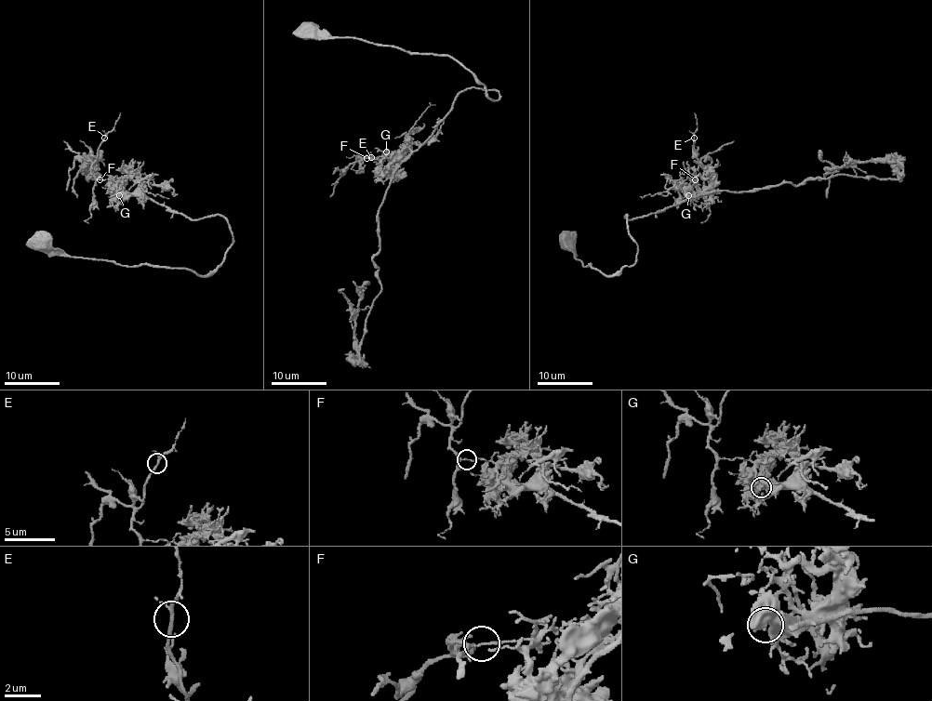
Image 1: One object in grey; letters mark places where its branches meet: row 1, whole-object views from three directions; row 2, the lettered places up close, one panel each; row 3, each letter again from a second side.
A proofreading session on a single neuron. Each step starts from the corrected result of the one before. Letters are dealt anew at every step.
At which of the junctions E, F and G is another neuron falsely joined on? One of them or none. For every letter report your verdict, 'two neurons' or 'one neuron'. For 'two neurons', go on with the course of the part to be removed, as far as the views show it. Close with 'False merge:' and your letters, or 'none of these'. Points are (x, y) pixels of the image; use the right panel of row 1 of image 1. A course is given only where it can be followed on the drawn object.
E: one neuron
F: two neurons | (696, 180), (698, 164), (693, 142), (697, 129), (694, 112)
G: one neuron
False merge: F

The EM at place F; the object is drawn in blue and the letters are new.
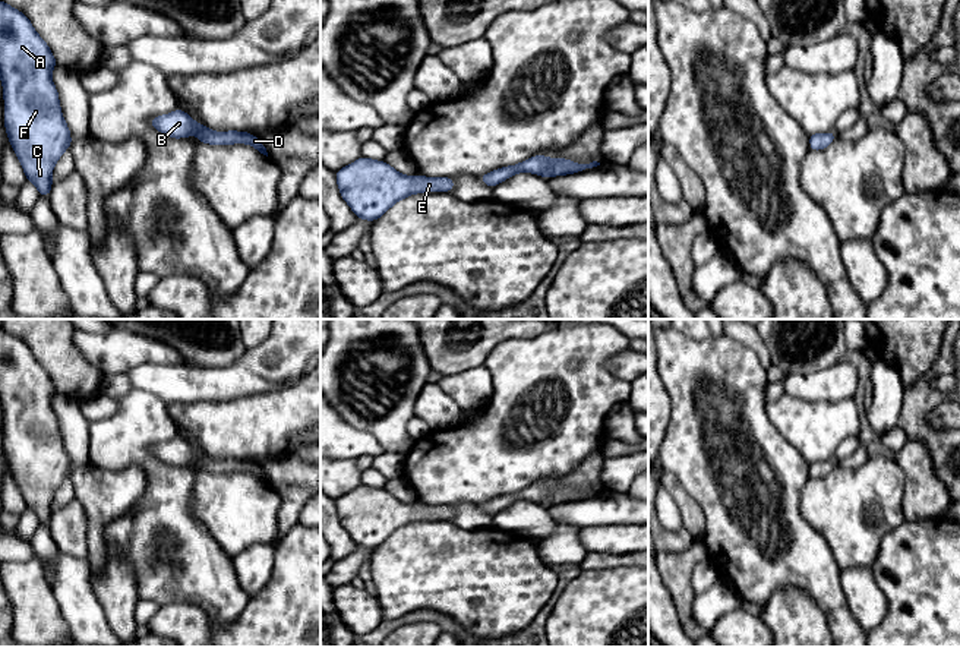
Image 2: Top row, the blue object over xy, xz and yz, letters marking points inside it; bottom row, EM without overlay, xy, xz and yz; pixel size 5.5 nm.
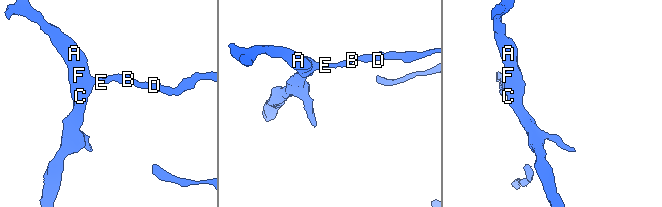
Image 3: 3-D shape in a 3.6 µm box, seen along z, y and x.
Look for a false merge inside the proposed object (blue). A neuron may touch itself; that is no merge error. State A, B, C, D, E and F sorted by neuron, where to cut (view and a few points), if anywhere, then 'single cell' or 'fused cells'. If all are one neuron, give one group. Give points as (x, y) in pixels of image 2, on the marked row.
A B C E F / D | xy (218, 132), (218, 136), (208, 142) | fused cells

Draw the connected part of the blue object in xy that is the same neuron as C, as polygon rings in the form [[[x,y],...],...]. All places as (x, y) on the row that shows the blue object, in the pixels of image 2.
[[[0,0],[4,126],[26,180],[37,186],[40,196],[50,195],[53,168],[72,143],[51,79],[56,64],[29,19]]]

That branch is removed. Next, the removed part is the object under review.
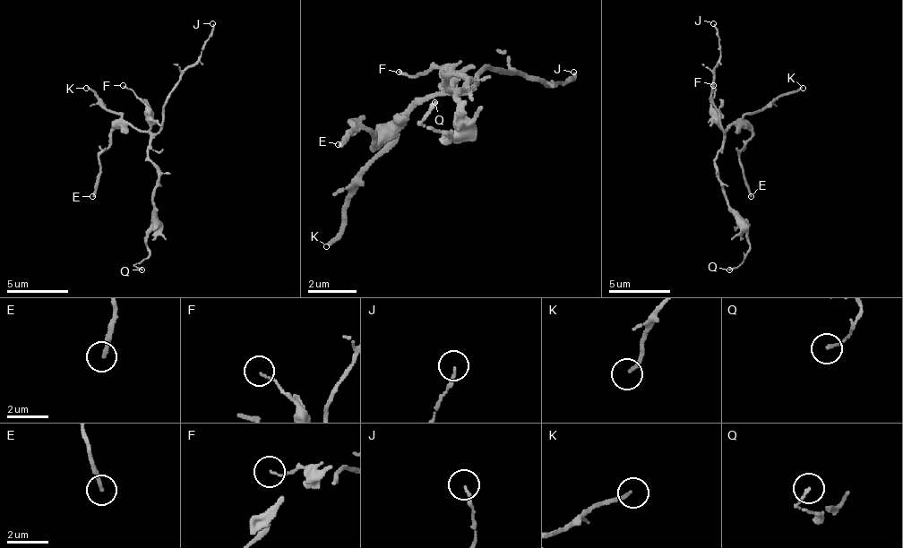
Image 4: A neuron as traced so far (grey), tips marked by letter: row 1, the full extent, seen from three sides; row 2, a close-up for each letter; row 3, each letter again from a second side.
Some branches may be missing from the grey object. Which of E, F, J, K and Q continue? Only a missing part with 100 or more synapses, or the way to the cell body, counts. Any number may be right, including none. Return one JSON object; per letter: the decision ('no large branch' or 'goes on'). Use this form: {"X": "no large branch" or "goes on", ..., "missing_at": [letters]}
{"E": "no large branch", "F": "no large branch", "J": "no large branch", "K": "goes on", "Q": "no large branch", "missing_at": ["K"]}

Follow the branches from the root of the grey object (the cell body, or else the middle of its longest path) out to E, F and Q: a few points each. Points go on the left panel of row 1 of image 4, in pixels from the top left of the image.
E: (148, 147), (150, 137), (144, 131), (120, 125), (111, 134), (111, 143), (98, 156), (98, 186), (92, 196)
F: (148, 147), (150, 143), (150, 109), (123, 85)
Q: (148, 147), (148, 156), (157, 171), (157, 186), (148, 254), (135, 267), (141, 269)

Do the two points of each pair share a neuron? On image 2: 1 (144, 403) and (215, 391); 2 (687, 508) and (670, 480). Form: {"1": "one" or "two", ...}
{"1": "two", "2": "one"}

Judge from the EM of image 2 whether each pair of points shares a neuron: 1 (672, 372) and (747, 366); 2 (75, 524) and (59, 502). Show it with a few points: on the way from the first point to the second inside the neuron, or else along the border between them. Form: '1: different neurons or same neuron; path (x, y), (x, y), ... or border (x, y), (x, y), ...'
1: same neuron; path (691, 371), (728, 368)
2: different neurons; border (75, 498), (53, 511)

